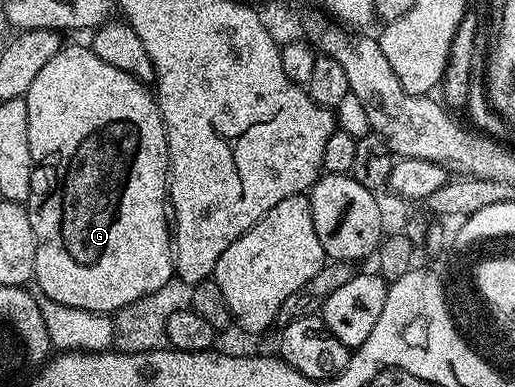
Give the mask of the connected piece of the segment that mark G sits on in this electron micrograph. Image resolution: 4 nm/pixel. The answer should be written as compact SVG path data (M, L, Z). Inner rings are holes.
M65 44L56 52L54 59L50 59L50 63L46 63L42 71L38 71L34 83L30 83L30 91L23 96L26 103L28 138L32 156L30 195L26 204L36 240L34 281L35 284L40 284L41 294L45 298L65 304L66 307L84 308L86 311L112 315L127 304L157 292L174 275L174 237L170 232L170 213L166 208L168 136L164 130L164 120L155 96L144 89L147 89L145 82L134 80L130 75L126 75L126 71L118 71L118 67L110 67L110 63L102 63L102 59L98 59L98 55L94 55L94 51L87 44Z

